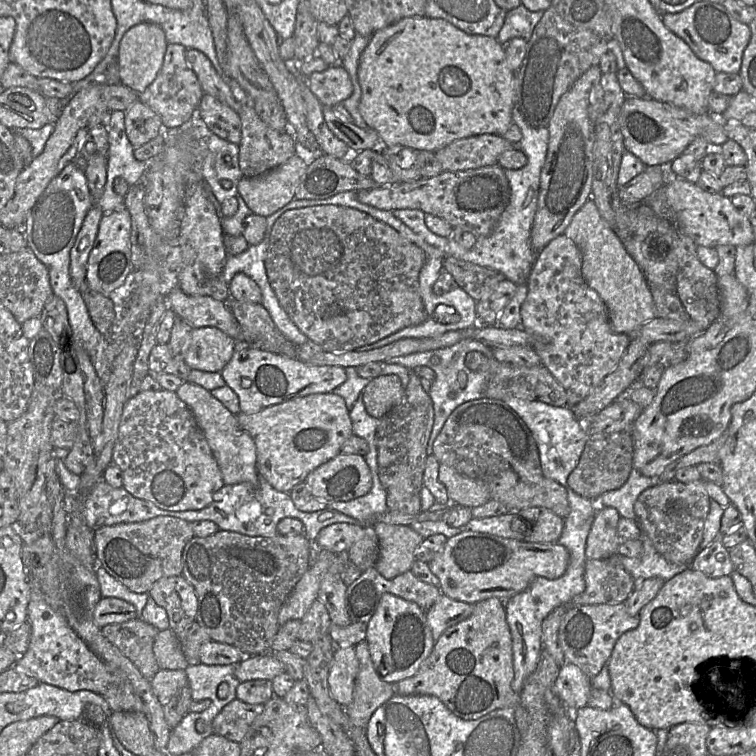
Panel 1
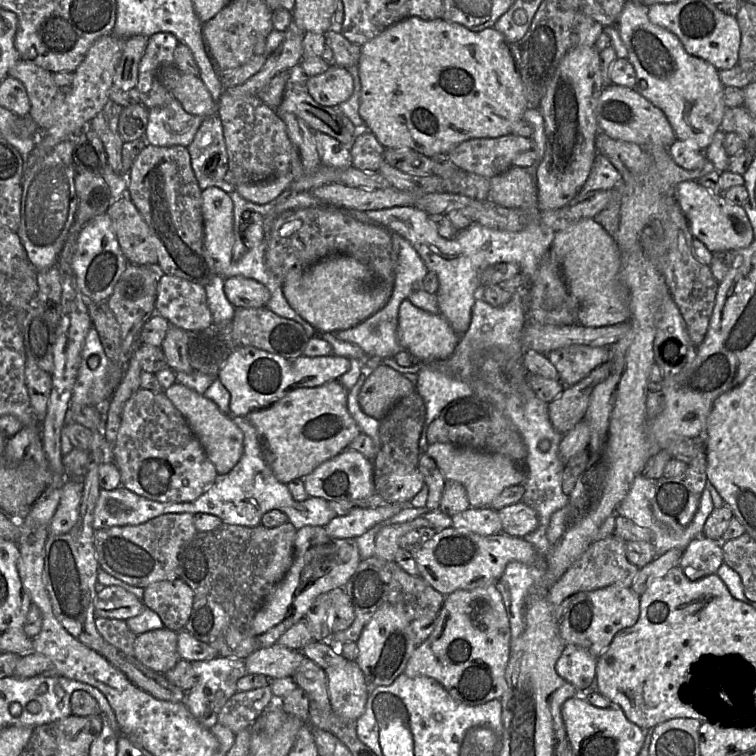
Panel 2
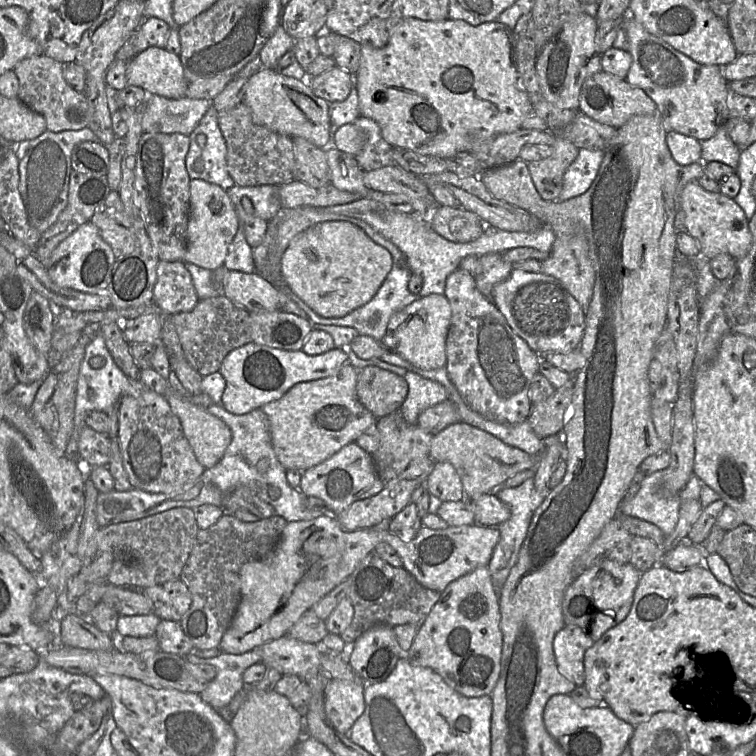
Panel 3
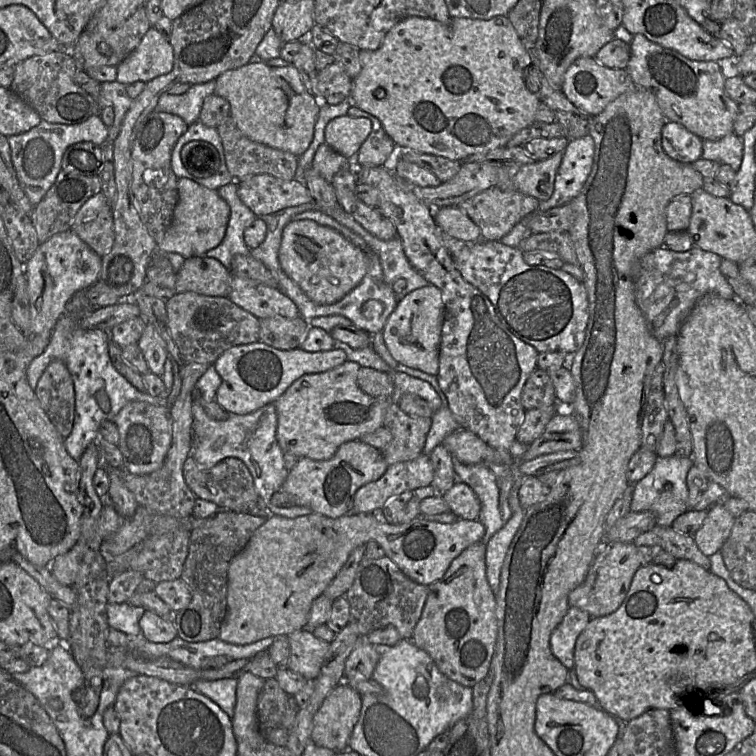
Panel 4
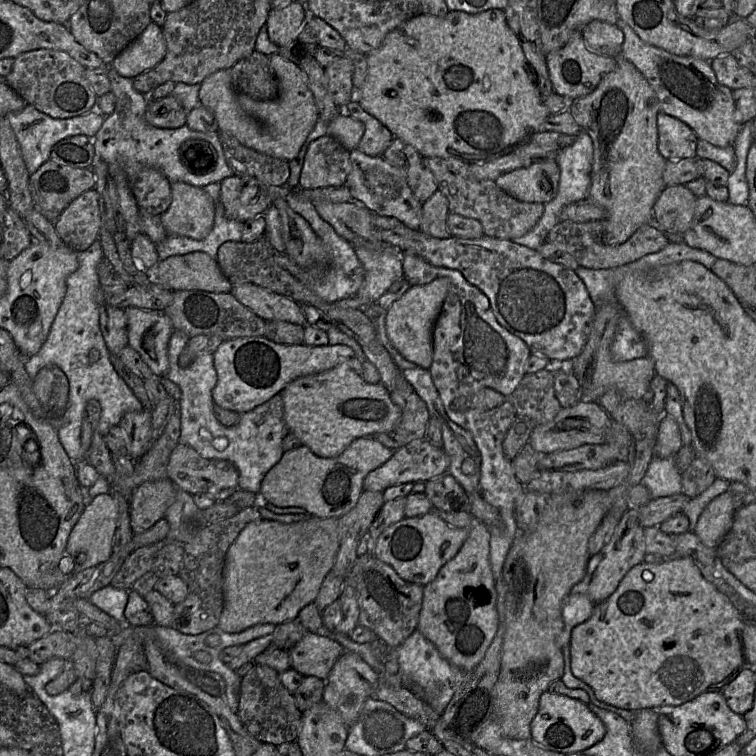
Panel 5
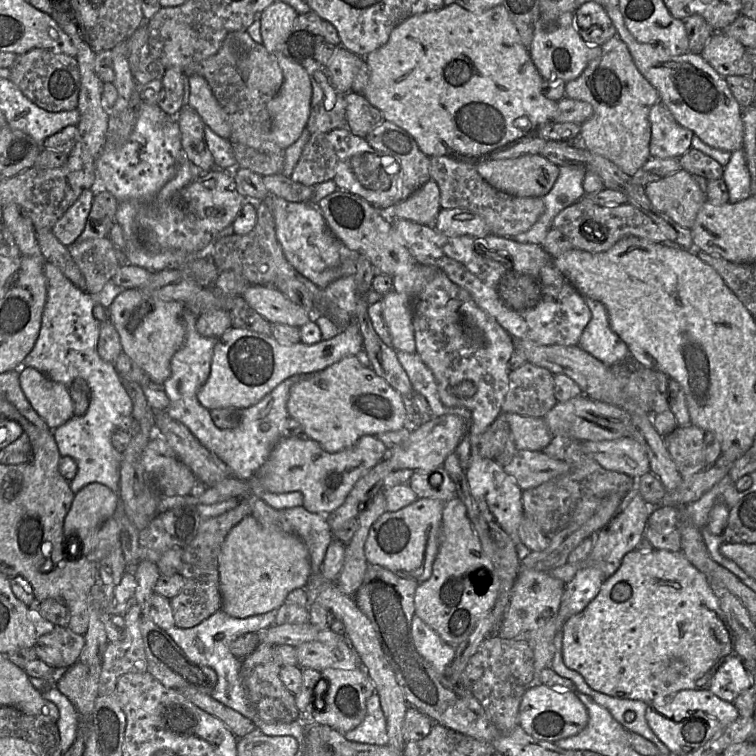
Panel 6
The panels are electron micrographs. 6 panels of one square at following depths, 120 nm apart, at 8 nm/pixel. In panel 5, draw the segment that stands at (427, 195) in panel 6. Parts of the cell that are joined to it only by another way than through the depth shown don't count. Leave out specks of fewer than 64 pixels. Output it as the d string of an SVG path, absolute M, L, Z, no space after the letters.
M439 190L422 203L421 230L428 235L445 239L451 236L446 227L448 200Z

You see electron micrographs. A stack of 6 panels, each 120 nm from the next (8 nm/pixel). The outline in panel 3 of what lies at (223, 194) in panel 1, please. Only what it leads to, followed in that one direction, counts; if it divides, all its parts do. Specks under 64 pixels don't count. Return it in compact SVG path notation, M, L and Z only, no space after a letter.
M211 104L189 135L185 164L191 179L217 184L227 190L233 187L235 182L227 172L226 144L219 128L218 114Z

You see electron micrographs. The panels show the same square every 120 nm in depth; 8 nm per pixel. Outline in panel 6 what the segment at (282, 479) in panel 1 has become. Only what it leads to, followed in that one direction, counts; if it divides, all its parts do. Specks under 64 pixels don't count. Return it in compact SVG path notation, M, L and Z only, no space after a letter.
M357 354L346 356L320 372L314 374L299 374L298 376L300 376L300 379L291 386L287 400L289 417L295 419L302 426L304 437L318 442L322 449L329 453L335 453L351 447L363 436L377 435L385 431L395 431L409 425L408 402L398 391L392 388L386 380L378 376L371 367L363 366L358 360Z

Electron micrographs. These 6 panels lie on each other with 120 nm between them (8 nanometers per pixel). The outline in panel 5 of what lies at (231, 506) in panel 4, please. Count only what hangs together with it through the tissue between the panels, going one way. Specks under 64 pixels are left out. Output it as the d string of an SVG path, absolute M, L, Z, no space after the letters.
M182 442L174 448L170 455L167 475L179 489L192 495L211 494L216 501L226 500L238 489L239 472L232 462L222 459L207 459L194 448Z

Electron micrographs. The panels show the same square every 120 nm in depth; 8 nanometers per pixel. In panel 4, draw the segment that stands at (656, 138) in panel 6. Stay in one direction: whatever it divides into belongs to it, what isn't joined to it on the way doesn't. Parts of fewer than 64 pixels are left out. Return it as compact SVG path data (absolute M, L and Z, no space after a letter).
M665 122L662 147L669 157L681 163L692 164L702 158L702 139L677 122Z

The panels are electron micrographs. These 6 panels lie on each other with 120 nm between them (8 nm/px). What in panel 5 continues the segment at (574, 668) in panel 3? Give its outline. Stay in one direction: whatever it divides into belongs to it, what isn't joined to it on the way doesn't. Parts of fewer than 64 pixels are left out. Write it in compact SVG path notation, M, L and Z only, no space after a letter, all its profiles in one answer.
M573 593L566 597L562 608L563 631L557 638L557 645L561 648L569 646L572 629L585 622L593 612L595 603L585 594Z

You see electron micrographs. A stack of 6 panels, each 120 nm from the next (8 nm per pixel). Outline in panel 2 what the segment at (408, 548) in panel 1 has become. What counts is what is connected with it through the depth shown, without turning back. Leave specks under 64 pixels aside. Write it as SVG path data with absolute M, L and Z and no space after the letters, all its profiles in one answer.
M420 516L413 521L383 527L376 536L375 556L394 561L400 549L400 539L412 530L426 527L435 529L432 523Z

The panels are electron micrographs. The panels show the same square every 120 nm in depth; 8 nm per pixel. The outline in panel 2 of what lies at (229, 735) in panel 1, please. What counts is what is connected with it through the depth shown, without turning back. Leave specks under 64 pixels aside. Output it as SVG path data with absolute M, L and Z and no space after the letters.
M270 684L250 691L237 691L220 710L217 722L237 734L250 728L274 700Z

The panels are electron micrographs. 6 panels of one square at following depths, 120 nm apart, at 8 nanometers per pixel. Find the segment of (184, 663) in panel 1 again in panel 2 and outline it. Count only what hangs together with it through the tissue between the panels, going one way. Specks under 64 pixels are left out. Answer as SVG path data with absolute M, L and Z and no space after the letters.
M163 628L137 635L134 659L150 670L166 674L180 660L177 632Z

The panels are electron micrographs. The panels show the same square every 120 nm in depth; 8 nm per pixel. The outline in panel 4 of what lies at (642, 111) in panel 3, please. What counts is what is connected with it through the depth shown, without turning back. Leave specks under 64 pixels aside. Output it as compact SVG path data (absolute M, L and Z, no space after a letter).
M582 57L575 60L565 72L561 91L580 111L596 116L617 97L637 88L626 69L608 68L600 64L596 57Z

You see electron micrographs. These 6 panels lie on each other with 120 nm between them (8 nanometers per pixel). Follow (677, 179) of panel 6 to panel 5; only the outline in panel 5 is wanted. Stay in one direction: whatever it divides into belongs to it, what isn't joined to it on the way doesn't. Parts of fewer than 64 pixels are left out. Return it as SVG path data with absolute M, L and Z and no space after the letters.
M684 184L666 185L653 207L653 223L665 234L684 234L690 227L697 197Z

